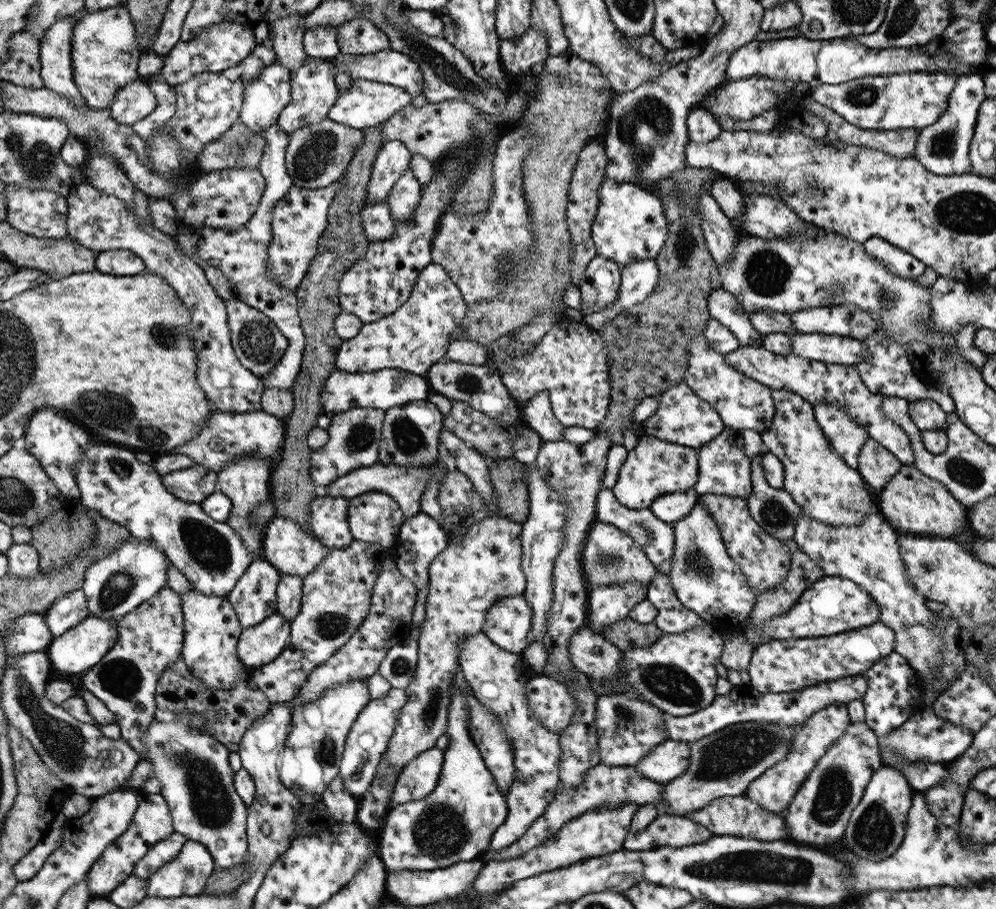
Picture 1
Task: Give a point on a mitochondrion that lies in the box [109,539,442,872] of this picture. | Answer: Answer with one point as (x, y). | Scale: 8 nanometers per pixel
(212, 804)

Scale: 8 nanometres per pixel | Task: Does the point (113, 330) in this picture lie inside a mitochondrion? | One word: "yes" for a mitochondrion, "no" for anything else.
no

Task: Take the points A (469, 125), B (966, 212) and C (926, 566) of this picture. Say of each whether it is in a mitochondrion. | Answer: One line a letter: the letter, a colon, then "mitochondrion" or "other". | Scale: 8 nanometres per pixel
A: mitochondrion
B: mitochondrion
C: mitochondrion

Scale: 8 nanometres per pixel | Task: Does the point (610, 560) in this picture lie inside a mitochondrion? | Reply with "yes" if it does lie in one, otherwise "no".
yes

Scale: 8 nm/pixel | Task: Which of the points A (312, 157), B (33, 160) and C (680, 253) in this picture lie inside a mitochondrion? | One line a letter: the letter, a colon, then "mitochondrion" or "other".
A: mitochondrion
B: mitochondrion
C: mitochondrion

